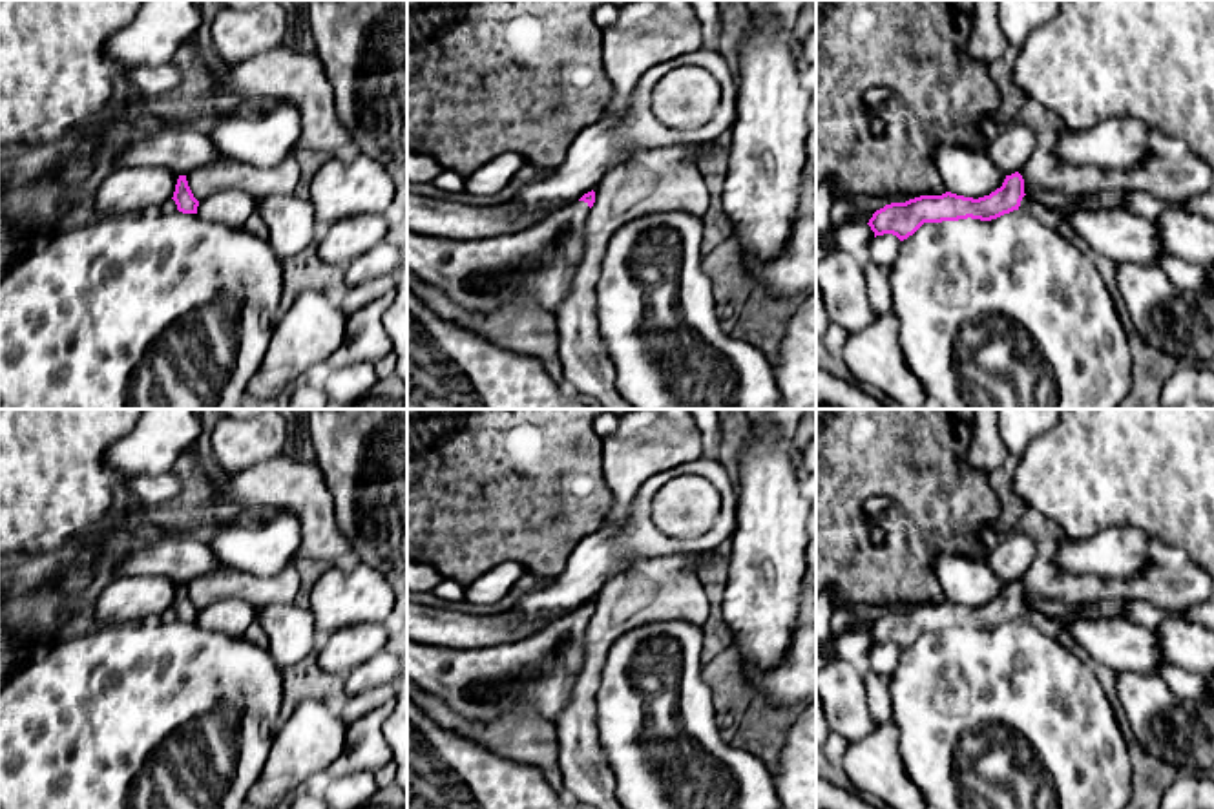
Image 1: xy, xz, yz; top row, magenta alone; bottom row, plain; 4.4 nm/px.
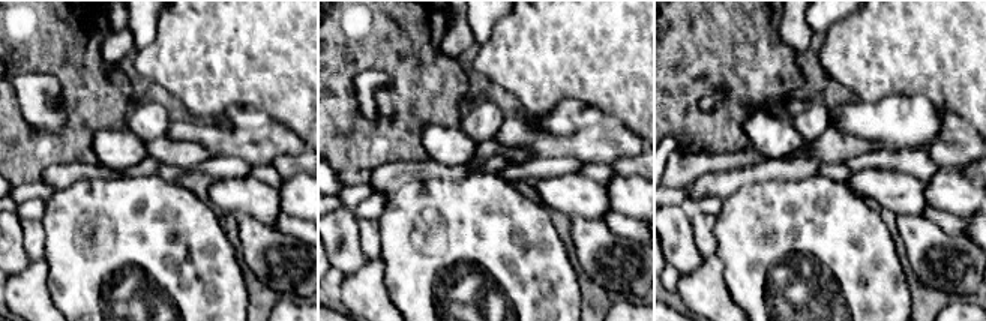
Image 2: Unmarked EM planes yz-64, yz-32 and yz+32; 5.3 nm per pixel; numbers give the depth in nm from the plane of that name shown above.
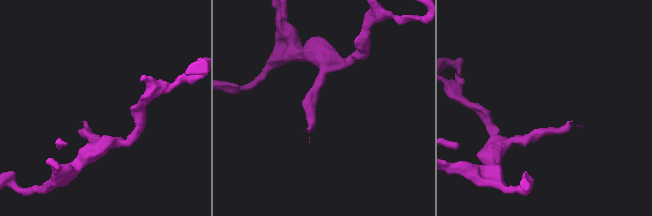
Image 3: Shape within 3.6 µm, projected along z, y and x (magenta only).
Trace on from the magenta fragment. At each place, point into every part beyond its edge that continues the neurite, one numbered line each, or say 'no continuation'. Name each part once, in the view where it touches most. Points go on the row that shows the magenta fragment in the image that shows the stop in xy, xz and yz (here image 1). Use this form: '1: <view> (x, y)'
1: xz (481, 276)

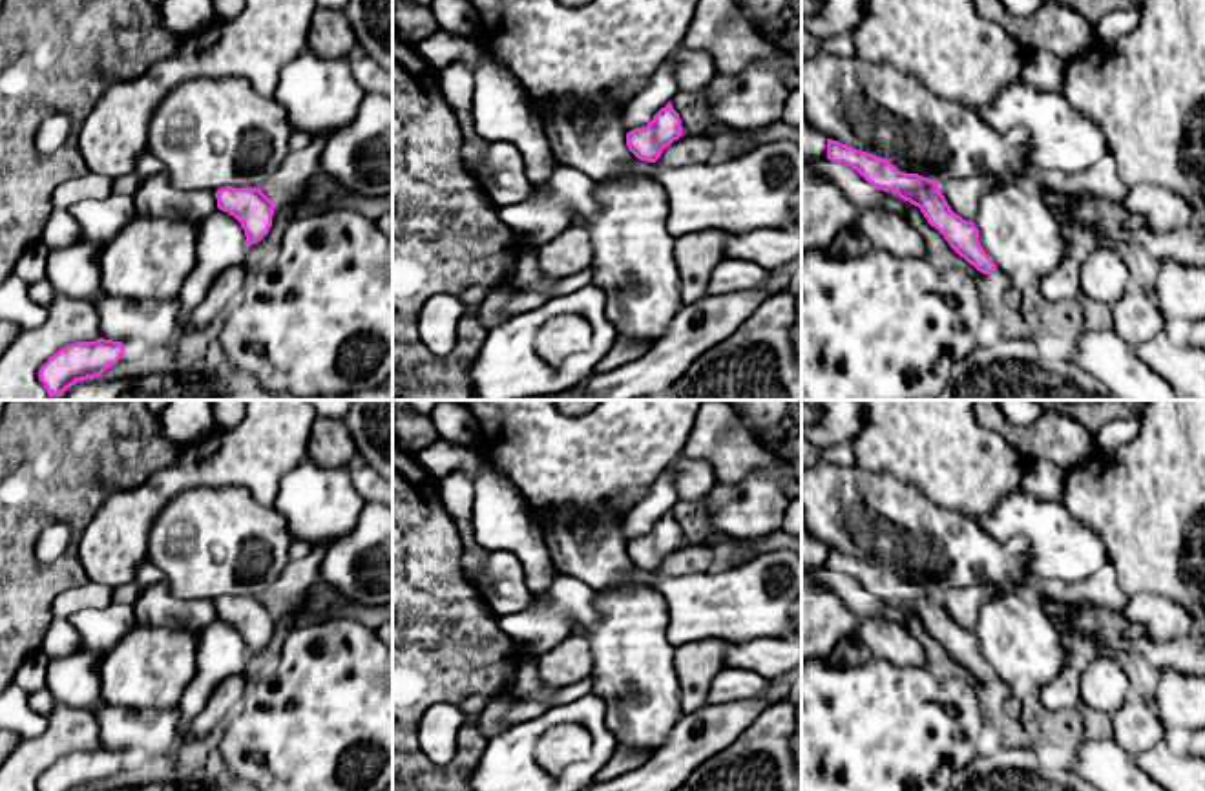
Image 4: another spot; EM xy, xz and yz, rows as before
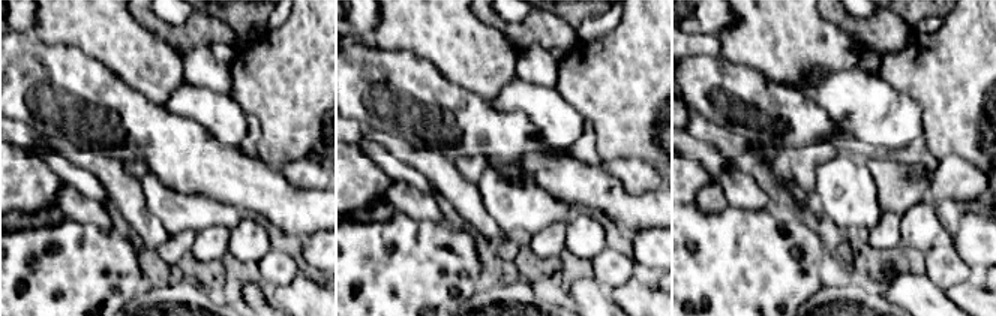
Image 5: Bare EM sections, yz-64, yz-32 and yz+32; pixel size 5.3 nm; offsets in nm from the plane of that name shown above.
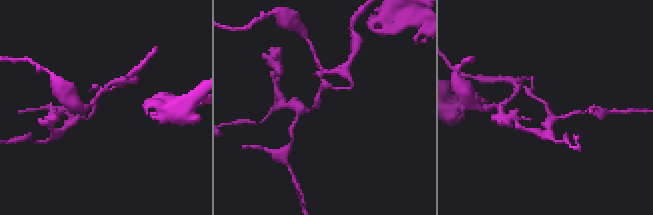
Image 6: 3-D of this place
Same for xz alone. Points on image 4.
no continuation

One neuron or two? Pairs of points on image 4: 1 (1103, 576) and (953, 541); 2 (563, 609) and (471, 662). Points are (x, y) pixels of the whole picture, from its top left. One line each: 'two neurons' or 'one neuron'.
1: two neurons
2: two neurons

